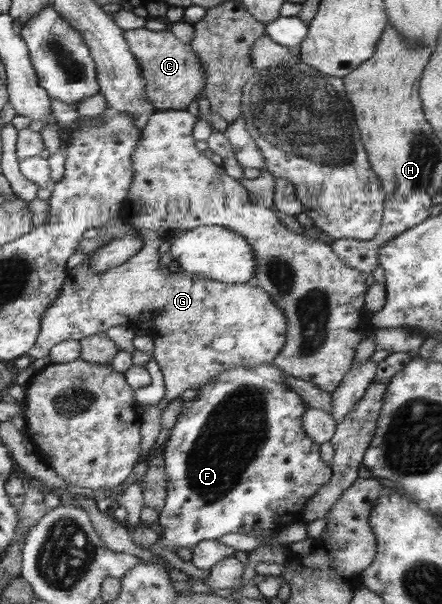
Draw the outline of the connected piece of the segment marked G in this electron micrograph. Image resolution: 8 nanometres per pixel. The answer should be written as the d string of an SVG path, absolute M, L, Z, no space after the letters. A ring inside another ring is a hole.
M140 229L140 238L144 241L140 253L130 259L128 263L115 267L106 273L94 273L91 270L91 257L96 253L85 255L82 263L69 270L69 279L63 287L61 297L45 314L42 320L42 331L36 345L29 351L29 357L37 360L51 354L51 349L59 343L68 340L80 340L91 335L106 332L112 327L126 325L135 332L141 323L154 321L153 327L148 329L153 341L154 360L157 363L165 383L166 400L171 402L188 389L200 390L207 383L213 381L235 367L256 367L265 363L273 363L277 355L287 343L288 322L281 307L258 287L255 280L246 283L222 283L215 279L193 277L181 270L176 274L168 272L168 268L160 266L160 244L163 237L151 229ZM232 335L235 339L233 348L228 351L214 349L214 341L220 337Z

